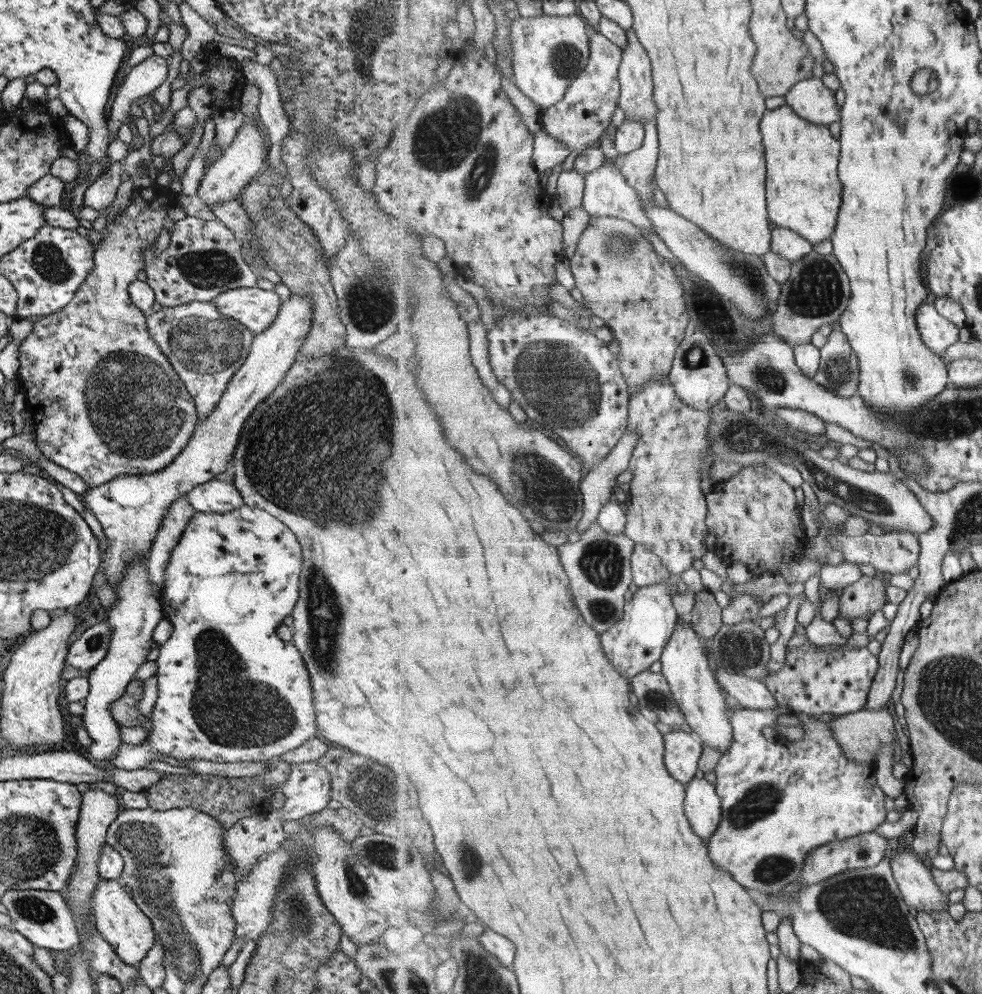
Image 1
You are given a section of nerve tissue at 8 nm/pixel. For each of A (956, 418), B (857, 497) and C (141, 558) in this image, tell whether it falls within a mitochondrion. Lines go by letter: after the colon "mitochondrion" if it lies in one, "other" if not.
A: mitochondrion
B: mitochondrion
C: other

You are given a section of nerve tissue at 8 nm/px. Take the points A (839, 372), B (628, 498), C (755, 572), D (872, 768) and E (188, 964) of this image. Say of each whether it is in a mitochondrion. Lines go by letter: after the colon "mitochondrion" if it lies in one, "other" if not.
A: mitochondrion
B: other
C: other
D: other
E: mitochondrion

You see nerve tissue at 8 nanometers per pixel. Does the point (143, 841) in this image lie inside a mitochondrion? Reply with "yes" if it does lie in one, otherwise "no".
yes

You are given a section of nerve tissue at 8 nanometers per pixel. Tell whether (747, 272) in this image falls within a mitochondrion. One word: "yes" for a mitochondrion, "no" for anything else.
yes

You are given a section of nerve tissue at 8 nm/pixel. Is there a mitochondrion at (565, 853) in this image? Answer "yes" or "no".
no

